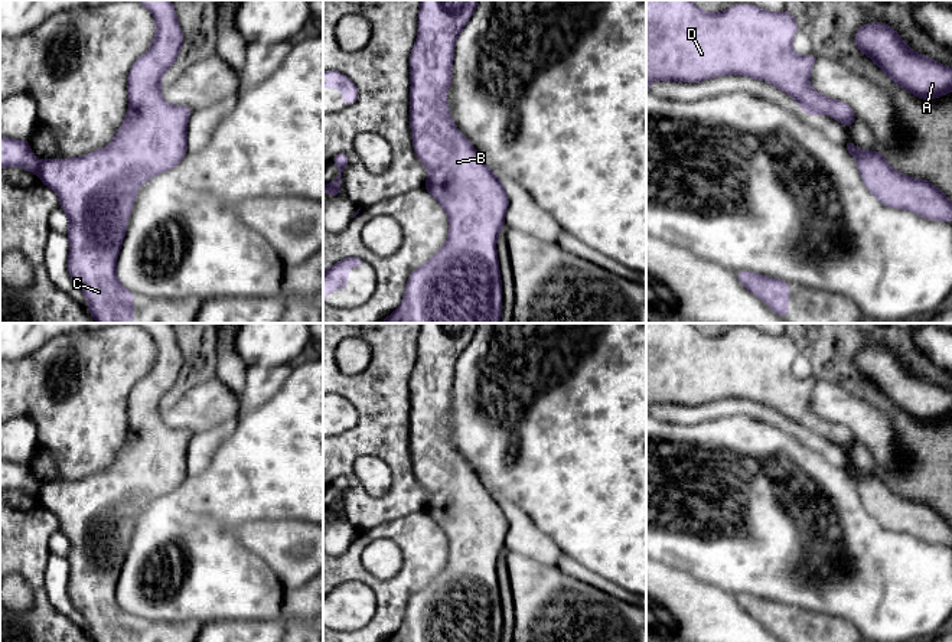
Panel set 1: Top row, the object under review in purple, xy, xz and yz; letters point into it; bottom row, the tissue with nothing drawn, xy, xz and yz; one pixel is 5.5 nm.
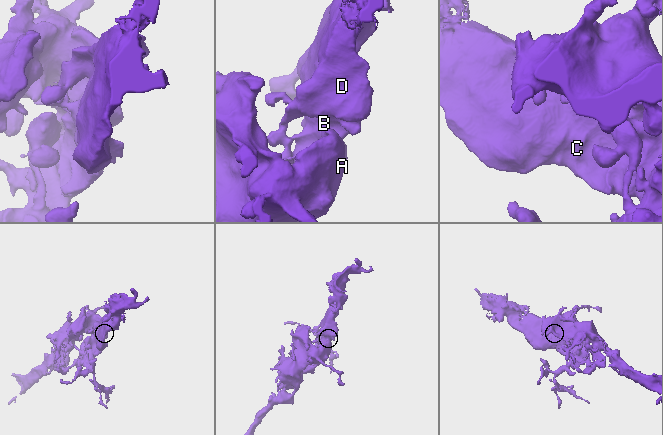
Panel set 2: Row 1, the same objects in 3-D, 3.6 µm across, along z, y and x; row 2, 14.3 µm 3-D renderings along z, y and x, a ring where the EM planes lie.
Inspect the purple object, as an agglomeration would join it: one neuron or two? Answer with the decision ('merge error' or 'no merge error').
no merge error

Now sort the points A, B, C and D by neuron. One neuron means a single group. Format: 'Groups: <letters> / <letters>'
Groups: A B C D

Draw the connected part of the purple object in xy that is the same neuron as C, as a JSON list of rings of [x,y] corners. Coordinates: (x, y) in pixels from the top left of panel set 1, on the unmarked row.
[[[136,323],[146,329],[156,343],[156,359],[149,374],[141,378],[128,394],[127,411],[130,428],[123,449],[113,465],[100,473],[81,480],[39,483],[30,475],[26,463],[13,463],[0,459],[0,492],[19,489],[40,501],[59,519],[59,529],[69,541],[69,580],[68,594],[72,604],[84,616],[88,625],[88,635],[94,642],[134,642],[134,616],[121,609],[115,597],[115,586],[125,558],[128,541],[140,509],[159,496],[176,491],[188,476],[186,452],[193,433],[186,428],[172,428],[162,420],[162,398],[176,384],[182,368],[183,356],[170,323]]]

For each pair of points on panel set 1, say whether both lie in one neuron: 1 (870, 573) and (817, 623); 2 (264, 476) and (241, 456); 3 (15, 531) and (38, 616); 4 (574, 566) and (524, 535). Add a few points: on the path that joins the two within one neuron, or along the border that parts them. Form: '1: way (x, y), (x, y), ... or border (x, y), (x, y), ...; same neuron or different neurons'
1: border (794, 606), (841, 616), (856, 626); different neurons
2: way (258, 473), (247, 462); same neuron
3: way (26, 553), (39, 595); same neuron
4: way (561, 560), (537, 544); same neuron

